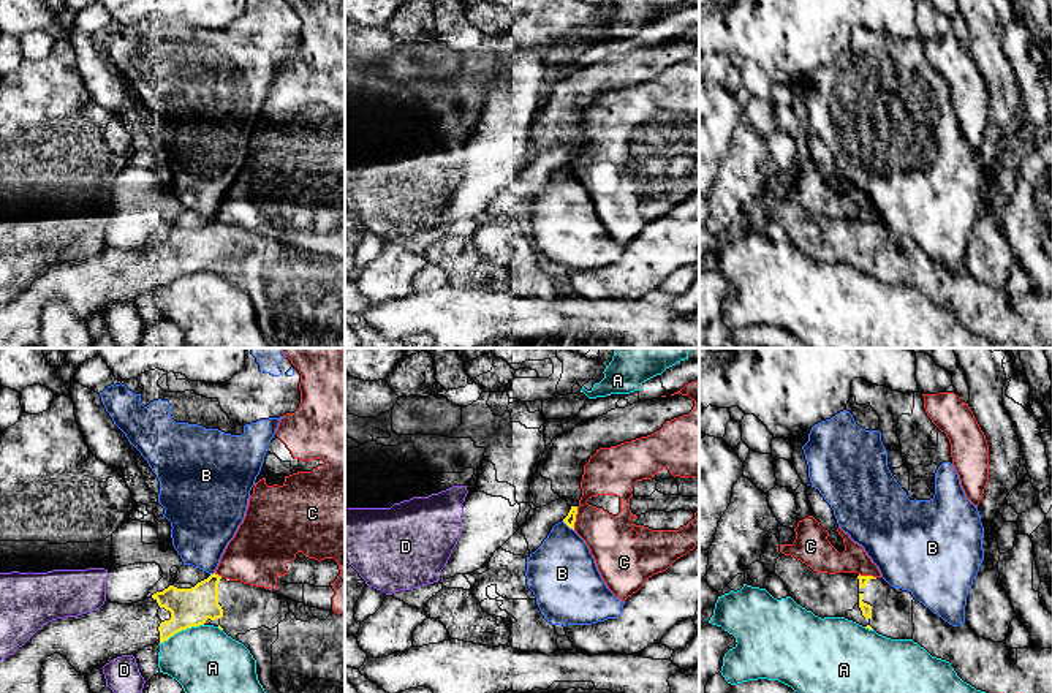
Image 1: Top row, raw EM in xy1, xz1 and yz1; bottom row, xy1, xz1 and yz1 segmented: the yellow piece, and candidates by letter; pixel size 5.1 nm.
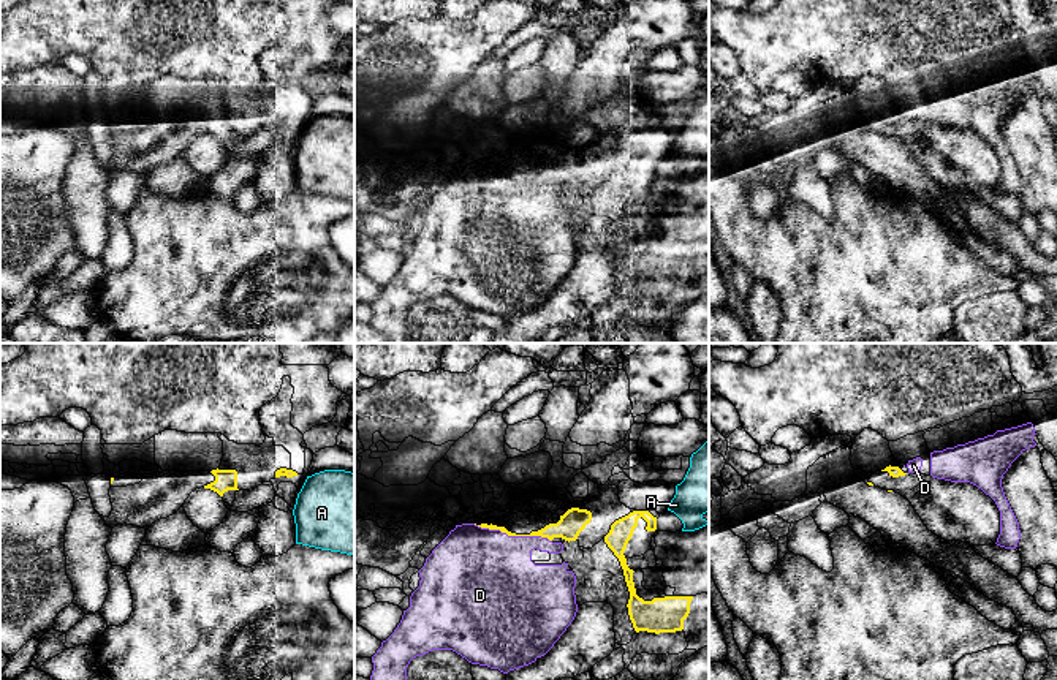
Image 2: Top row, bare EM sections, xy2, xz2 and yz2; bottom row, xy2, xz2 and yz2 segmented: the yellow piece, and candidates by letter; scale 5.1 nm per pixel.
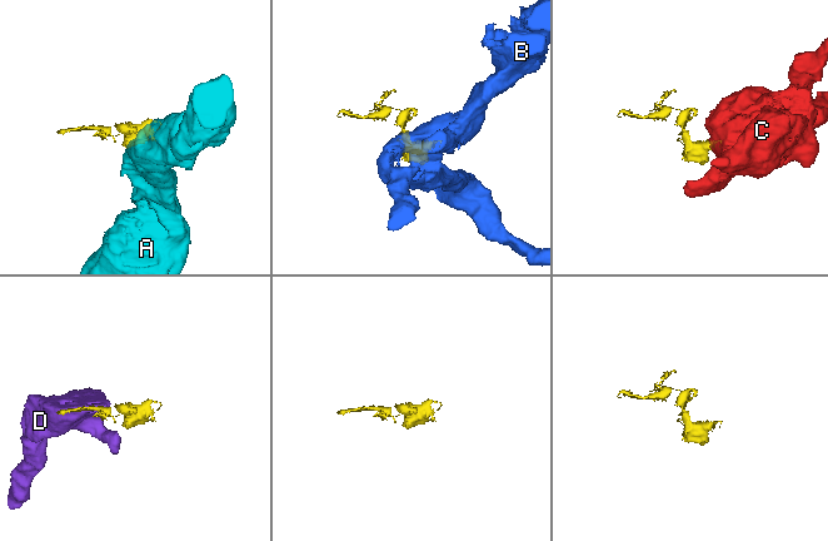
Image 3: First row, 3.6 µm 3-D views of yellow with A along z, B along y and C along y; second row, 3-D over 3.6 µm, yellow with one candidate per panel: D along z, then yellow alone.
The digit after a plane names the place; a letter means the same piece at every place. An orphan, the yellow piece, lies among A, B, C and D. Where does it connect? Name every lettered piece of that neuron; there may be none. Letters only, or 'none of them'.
none of them

